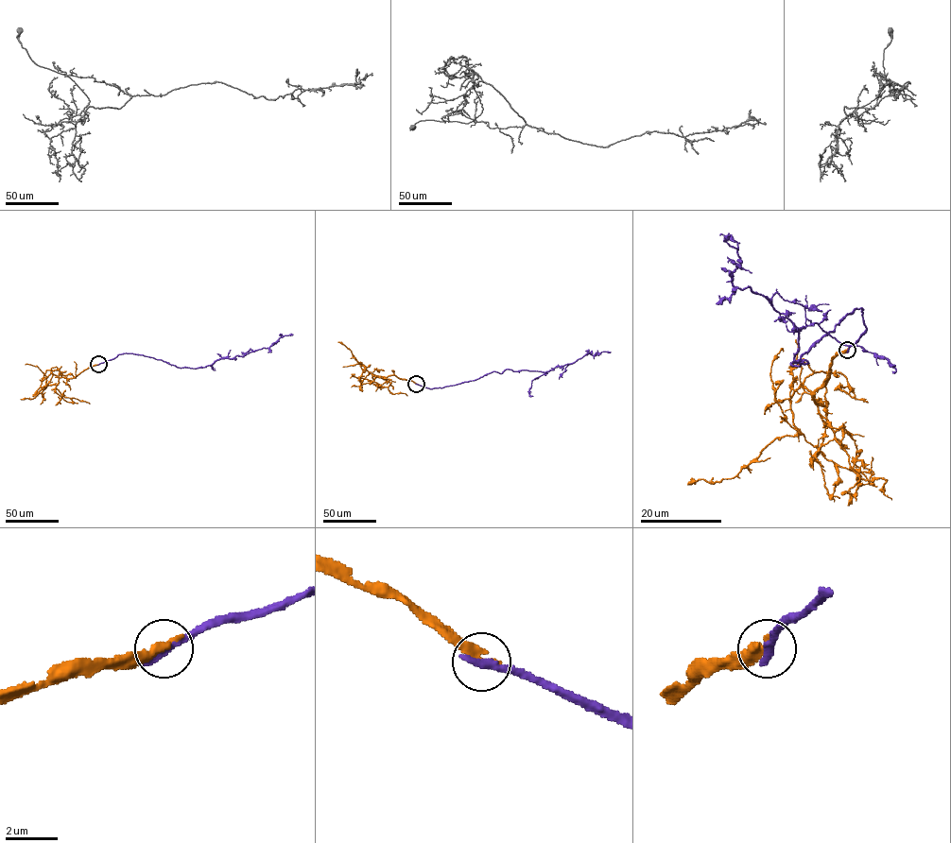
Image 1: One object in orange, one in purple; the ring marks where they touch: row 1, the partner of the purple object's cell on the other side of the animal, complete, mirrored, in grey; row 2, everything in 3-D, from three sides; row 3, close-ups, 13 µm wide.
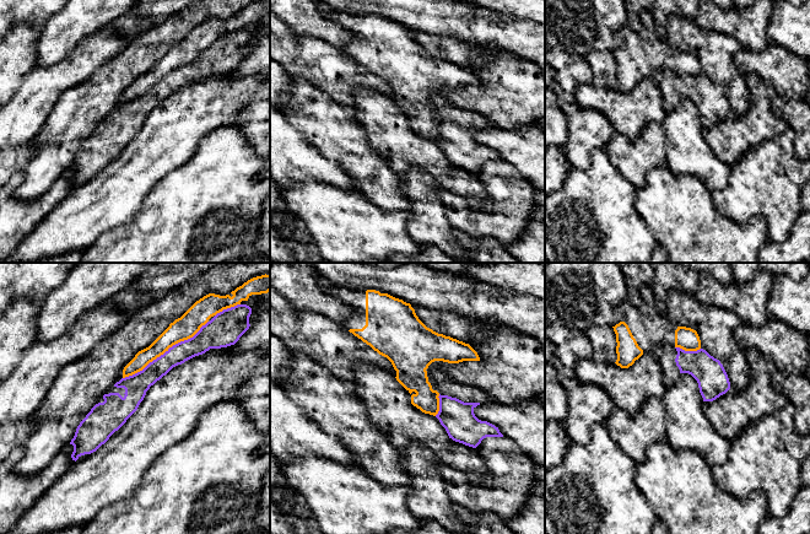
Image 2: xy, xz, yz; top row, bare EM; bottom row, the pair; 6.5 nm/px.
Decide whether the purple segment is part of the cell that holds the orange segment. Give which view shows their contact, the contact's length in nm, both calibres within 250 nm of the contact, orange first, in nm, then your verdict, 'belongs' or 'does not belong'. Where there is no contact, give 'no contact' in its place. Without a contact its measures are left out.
contact in xy; length 700 nm; calibres 150 and 140 nm; does not belong

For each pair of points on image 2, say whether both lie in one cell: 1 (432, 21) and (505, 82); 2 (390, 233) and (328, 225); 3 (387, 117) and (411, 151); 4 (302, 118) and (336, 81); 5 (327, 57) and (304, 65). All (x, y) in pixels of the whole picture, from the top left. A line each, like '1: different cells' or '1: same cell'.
1: different cells
2: same cell
3: same cell
4: different cells
5: same cell

